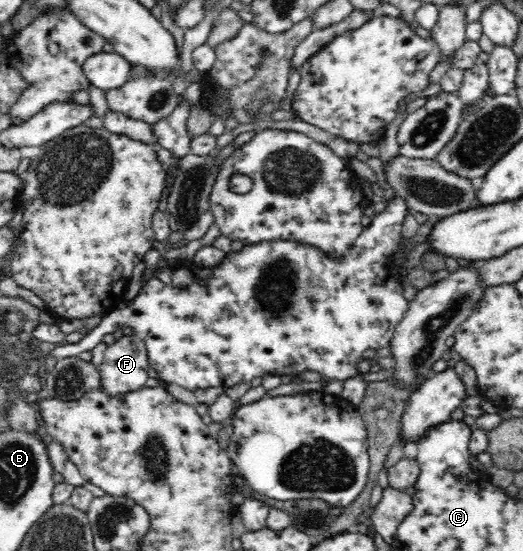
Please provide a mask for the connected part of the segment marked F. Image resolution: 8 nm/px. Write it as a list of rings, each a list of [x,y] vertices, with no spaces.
[[[132,334],[124,335],[112,346],[107,346],[104,353],[104,362],[98,366],[101,377],[101,389],[108,397],[124,396],[145,387],[150,366],[147,358],[147,349],[143,341]]]

